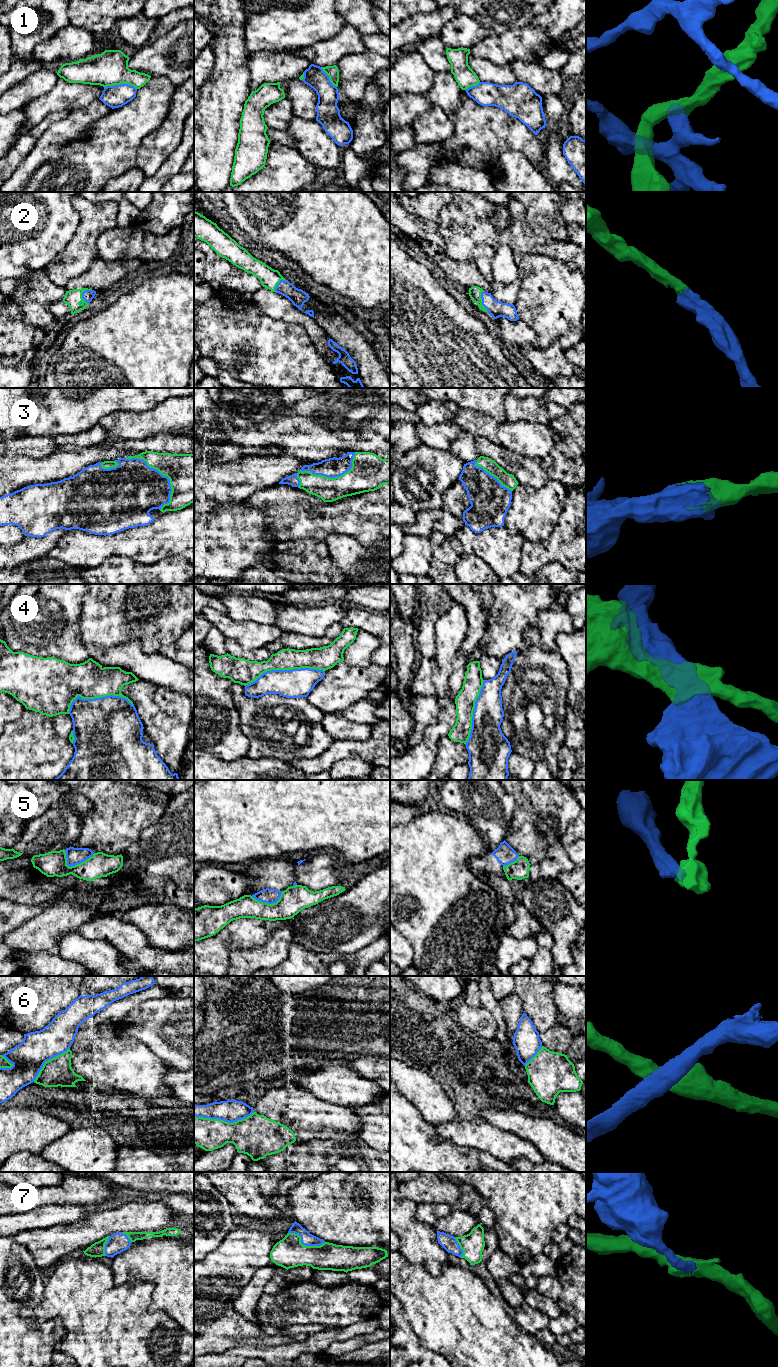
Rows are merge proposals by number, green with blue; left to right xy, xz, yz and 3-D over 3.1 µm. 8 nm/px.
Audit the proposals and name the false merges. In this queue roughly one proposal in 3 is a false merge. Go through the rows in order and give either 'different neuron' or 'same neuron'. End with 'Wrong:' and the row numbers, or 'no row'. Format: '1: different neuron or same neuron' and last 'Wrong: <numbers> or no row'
1: different neuron
2: same neuron
3: same neuron
4: different neuron
5: different neuron
6: different neuron
7: same neuron
Wrong: 1, 4, 5, 6

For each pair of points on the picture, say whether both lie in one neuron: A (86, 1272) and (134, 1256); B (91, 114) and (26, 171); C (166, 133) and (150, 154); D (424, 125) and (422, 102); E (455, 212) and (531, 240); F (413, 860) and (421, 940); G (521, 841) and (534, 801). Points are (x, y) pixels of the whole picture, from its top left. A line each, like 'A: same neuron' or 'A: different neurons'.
A: different neurons
B: same neuron
C: same neuron
D: different neurons
E: same neuron
F: same neuron
G: same neuron

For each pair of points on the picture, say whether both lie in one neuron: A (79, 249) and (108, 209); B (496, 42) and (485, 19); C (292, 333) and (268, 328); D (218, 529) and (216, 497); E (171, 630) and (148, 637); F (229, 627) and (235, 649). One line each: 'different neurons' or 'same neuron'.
A: same neuron
B: different neurons
C: same neuron
D: different neurons
E: same neuron
F: different neurons

